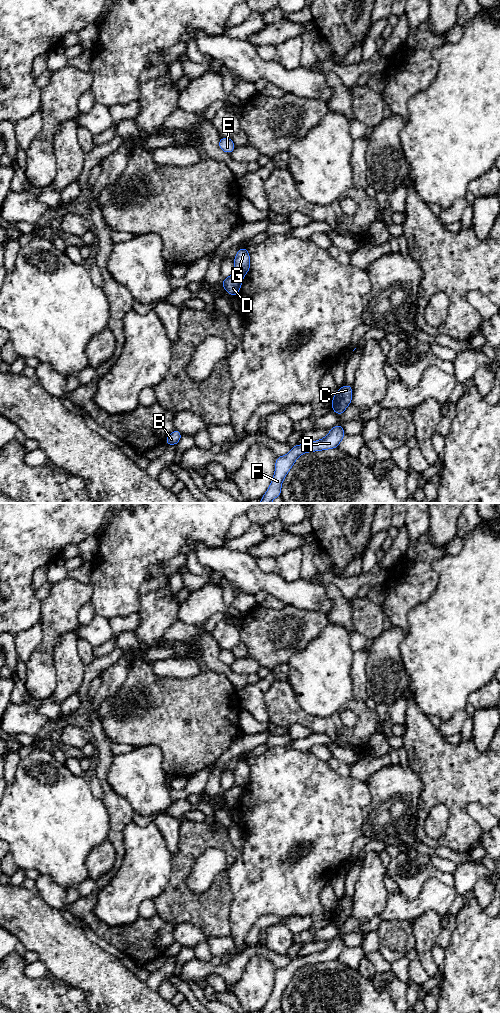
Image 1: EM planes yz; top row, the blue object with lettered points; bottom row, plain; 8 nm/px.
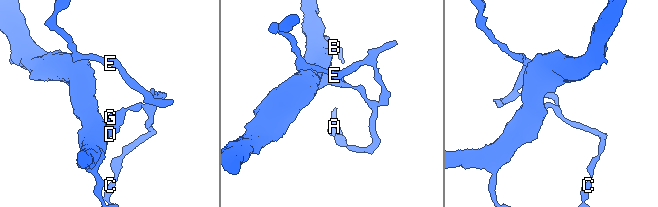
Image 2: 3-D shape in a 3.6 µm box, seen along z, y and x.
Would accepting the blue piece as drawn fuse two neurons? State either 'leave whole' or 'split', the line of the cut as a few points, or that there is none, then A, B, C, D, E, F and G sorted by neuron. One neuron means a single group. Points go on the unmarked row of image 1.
split | yz (235, 782), (242, 788) | A C E F G / B D

